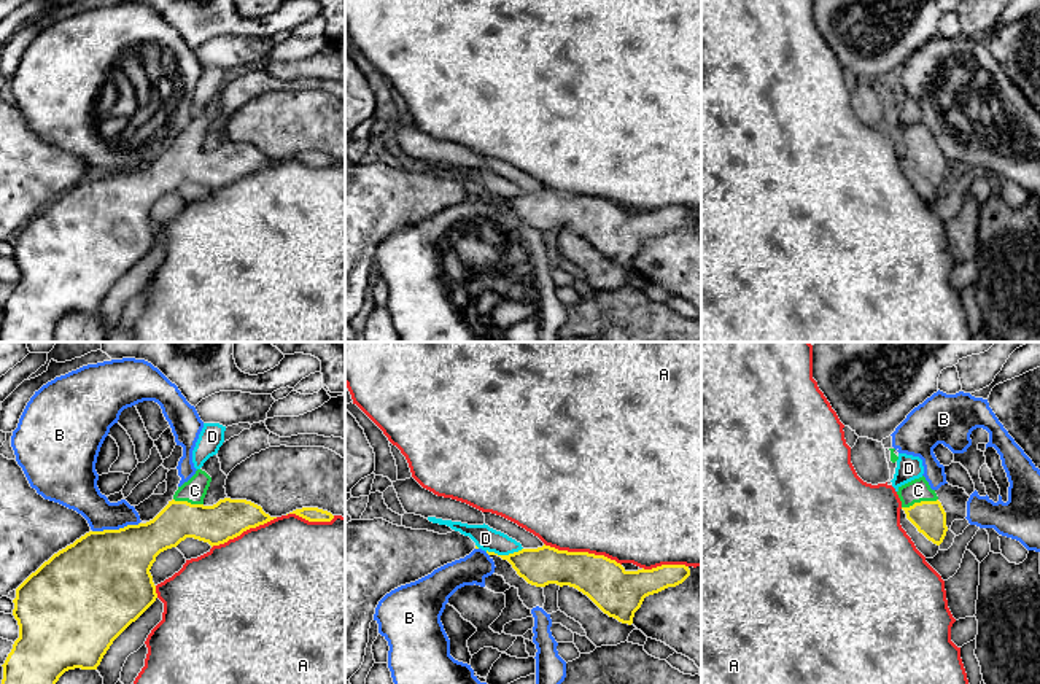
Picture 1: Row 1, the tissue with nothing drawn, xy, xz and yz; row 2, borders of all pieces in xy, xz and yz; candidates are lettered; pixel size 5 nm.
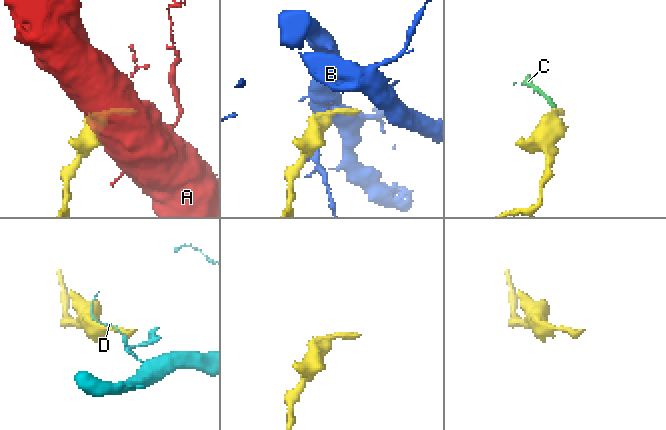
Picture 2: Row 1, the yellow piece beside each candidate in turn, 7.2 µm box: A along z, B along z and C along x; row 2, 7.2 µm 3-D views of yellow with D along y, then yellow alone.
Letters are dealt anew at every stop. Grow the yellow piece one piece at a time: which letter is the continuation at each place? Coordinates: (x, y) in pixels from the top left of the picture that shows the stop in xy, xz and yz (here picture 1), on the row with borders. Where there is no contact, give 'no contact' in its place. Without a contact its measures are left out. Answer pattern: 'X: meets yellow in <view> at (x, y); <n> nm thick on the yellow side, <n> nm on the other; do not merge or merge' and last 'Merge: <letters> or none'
A: meets yellow in xz at (582, 552); 240 nm thick on the yellow side, 500 nm on the other; do not merge
B: meets yellow in xy at (115, 530); 460 nm thick on the yellow side, 180 nm on the other; do not merge
C: meets yellow in yz at (921, 501); 170 nm thick on the yellow side, 120 nm on the other; merge
D: meets yellow in xz at (503, 555); 190 nm thick on the yellow side, 120 nm on the other; do not merge
Merge: C

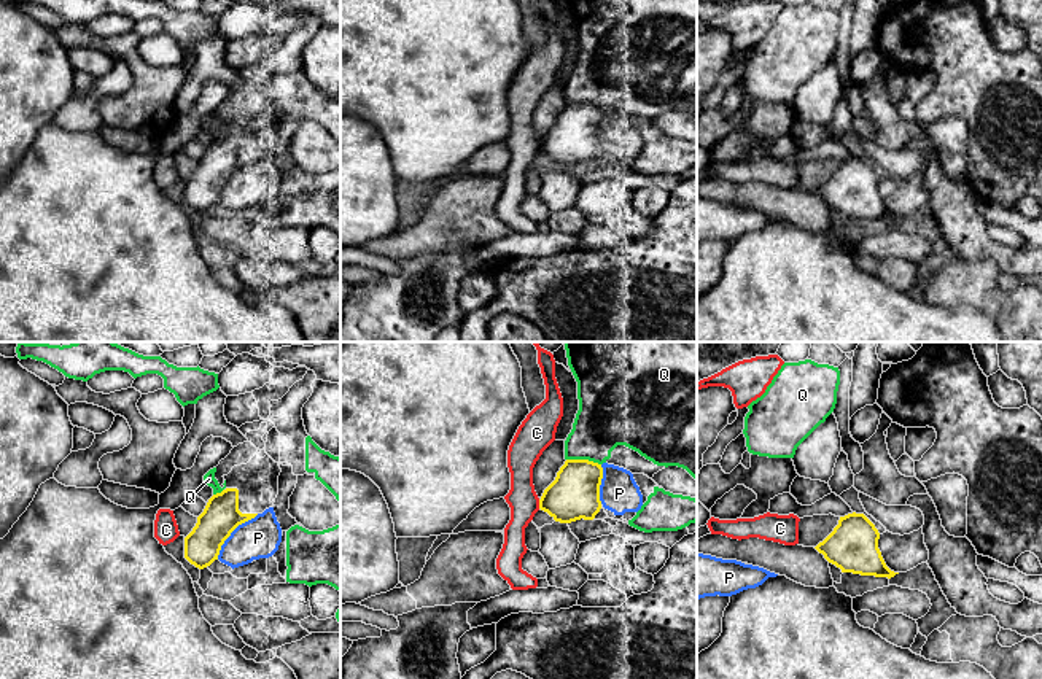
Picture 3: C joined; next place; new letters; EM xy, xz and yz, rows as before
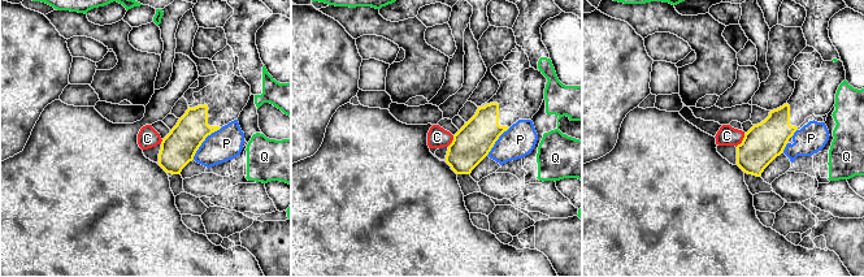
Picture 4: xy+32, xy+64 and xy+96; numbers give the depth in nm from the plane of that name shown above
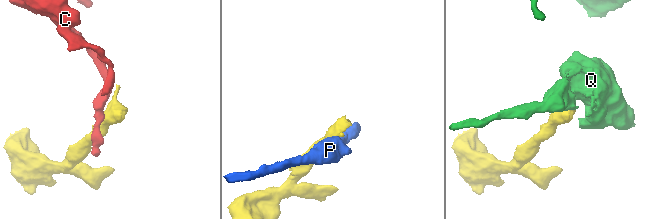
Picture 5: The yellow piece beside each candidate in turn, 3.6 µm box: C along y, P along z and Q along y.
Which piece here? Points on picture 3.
C: meets yellow in xz at (540, 504); 260 nm thick on the yellow side, 150 nm on the other; do not merge
P: meets yellow in xy at (231, 531); 190 nm thick on the yellow side, 200 nm on the other; do not merge
Q: meets yellow in xz at (584, 460); 260 nm thick on the yellow side, 300 nm on the other; do not merge
Merge: none

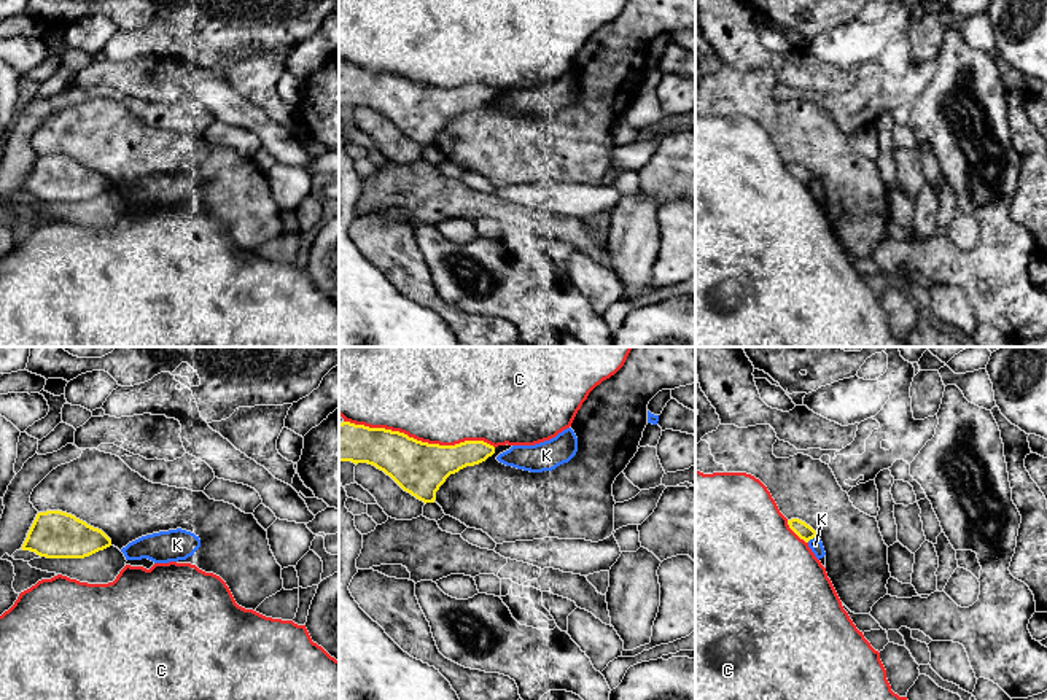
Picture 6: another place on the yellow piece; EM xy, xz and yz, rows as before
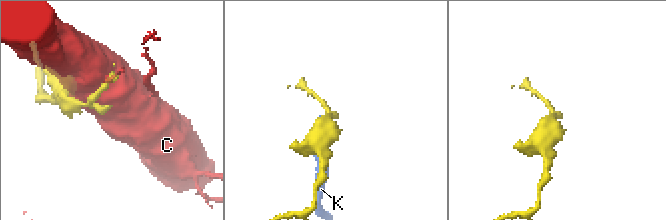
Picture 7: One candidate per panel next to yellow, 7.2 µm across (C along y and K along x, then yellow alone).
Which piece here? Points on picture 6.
C: meets yellow in xz at (419, 441); 280 nm thick on the yellow side, 480 nm on the other; do not merge
K: meets yellow in yz at (812, 538); 80 nm thick on the yellow side, 70 nm on the other; do not merge
Merge: none

